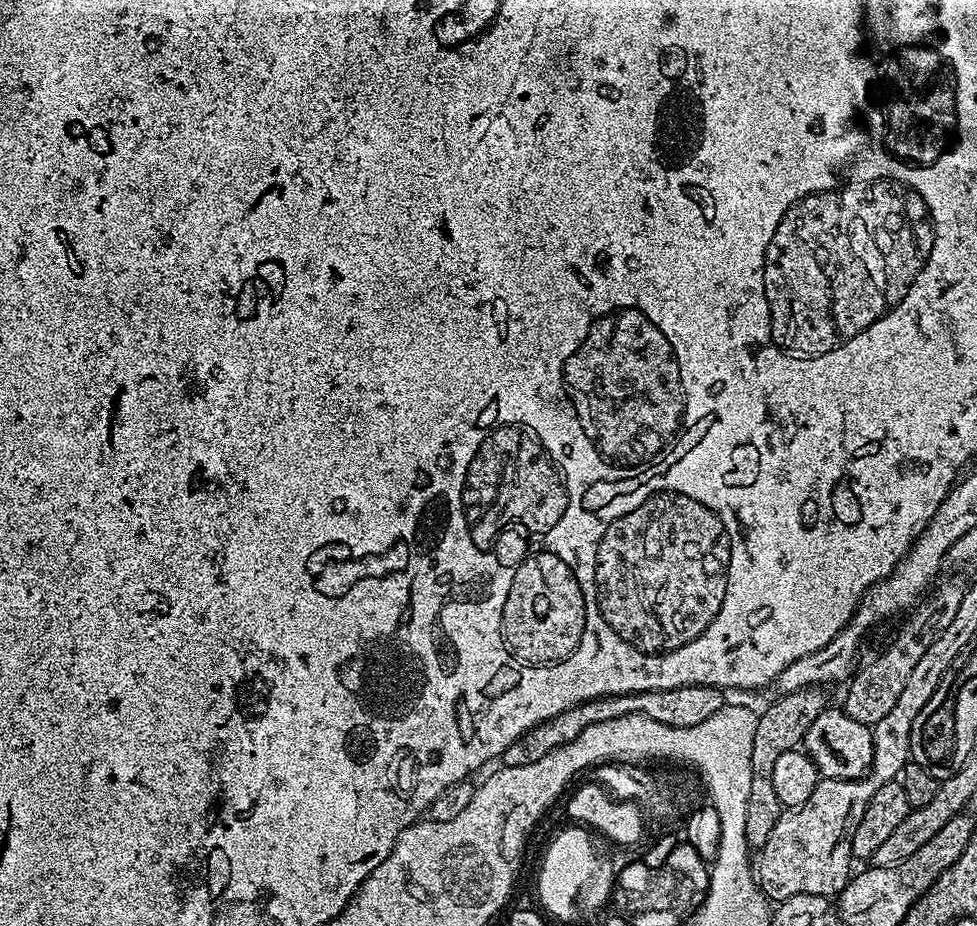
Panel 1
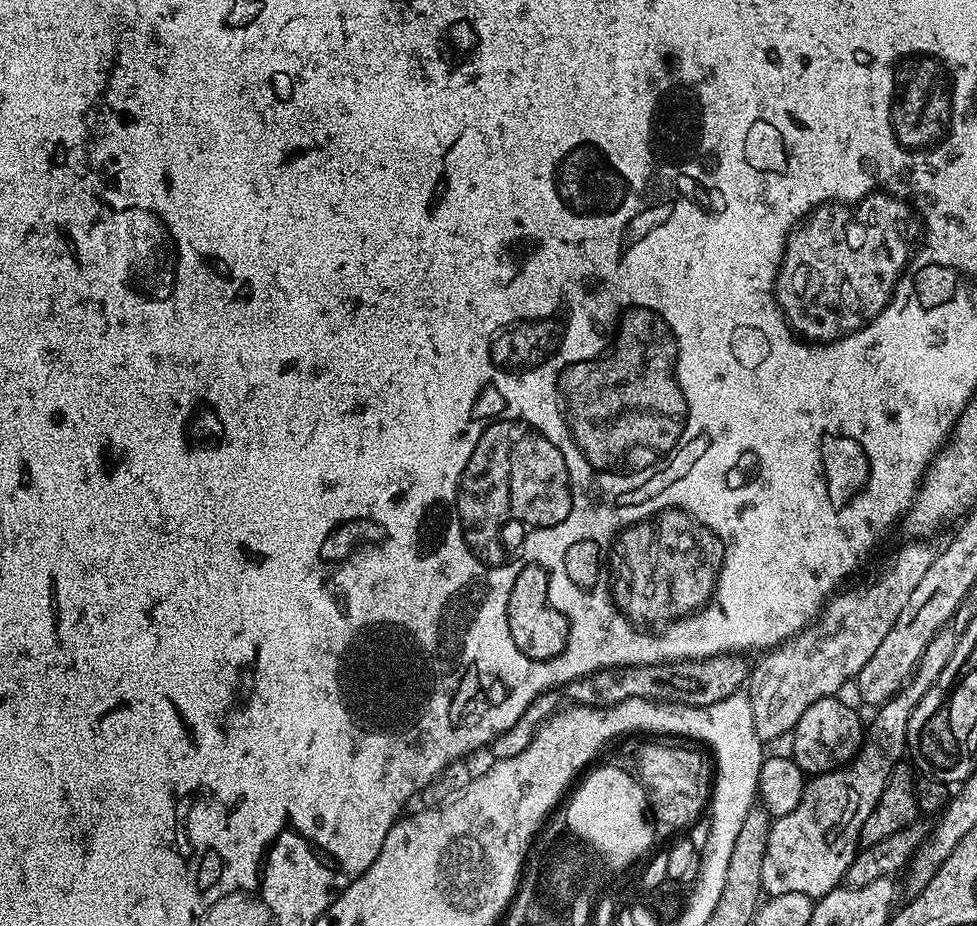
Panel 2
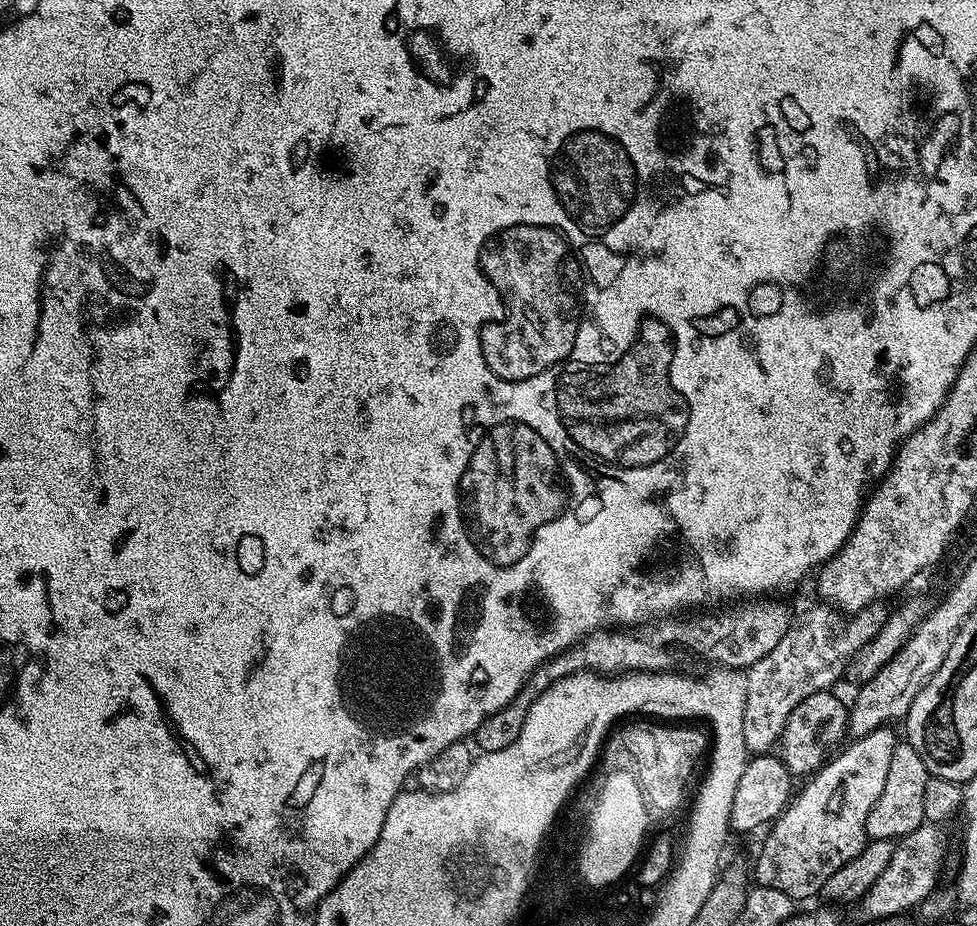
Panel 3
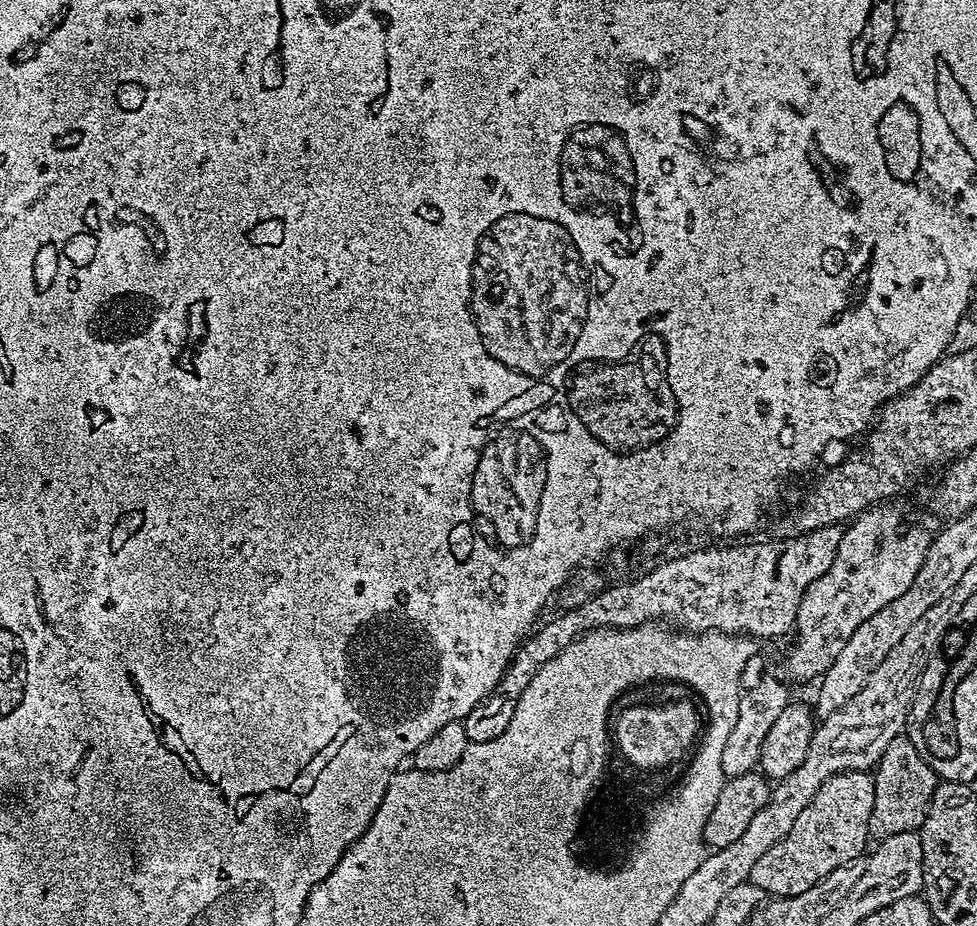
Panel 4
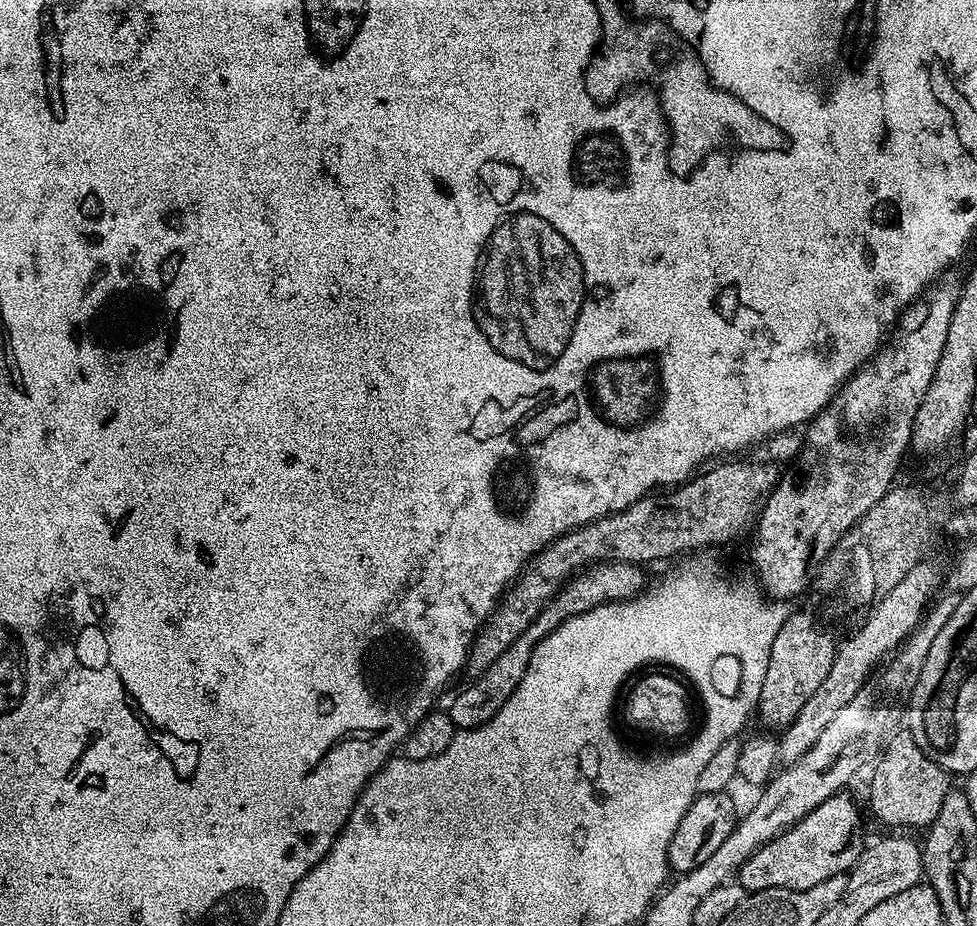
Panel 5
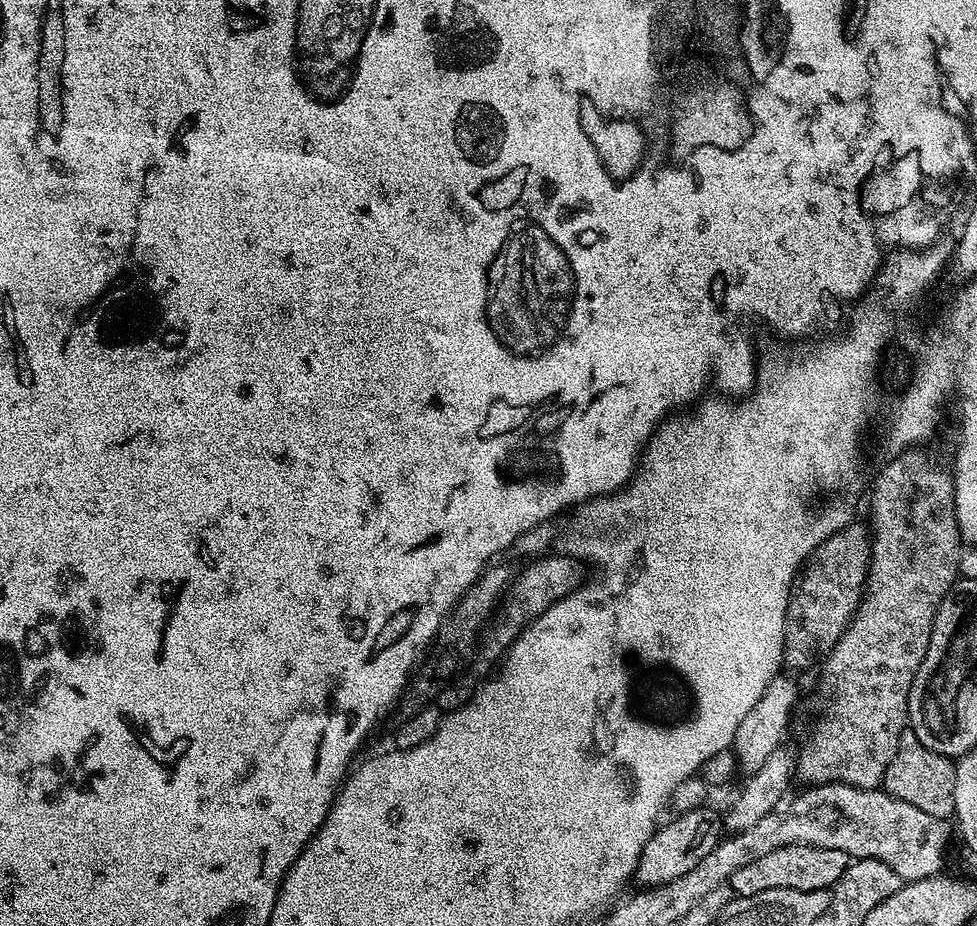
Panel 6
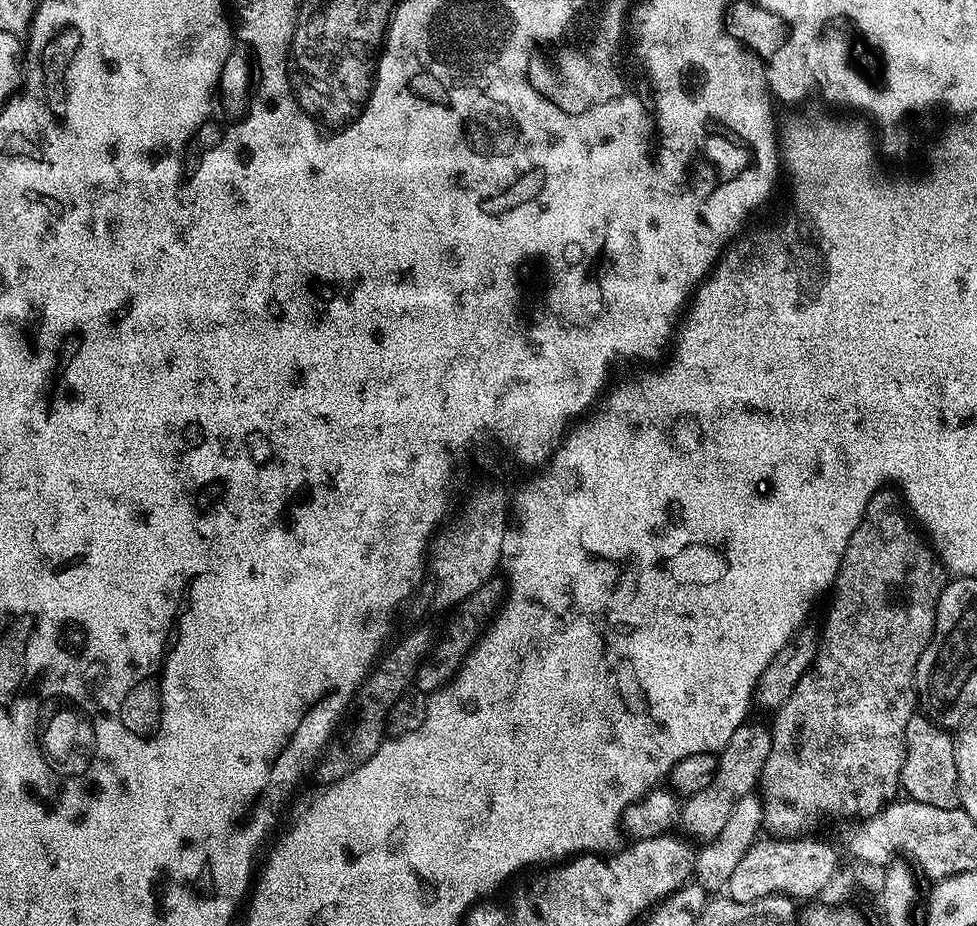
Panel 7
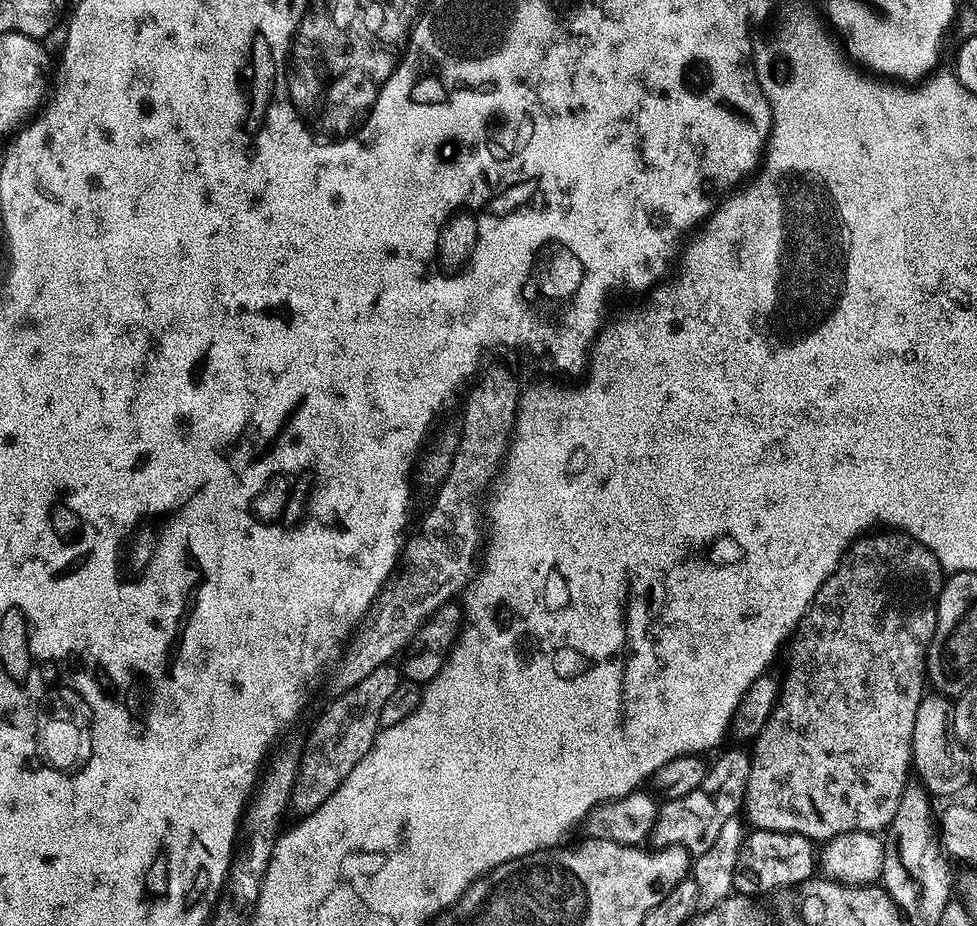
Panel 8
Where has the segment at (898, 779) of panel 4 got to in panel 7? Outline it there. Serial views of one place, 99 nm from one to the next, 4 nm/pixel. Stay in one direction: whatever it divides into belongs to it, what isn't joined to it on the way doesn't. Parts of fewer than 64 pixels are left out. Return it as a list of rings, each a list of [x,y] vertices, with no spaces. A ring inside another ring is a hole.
[[[914,714],[906,722],[904,735],[904,761],[900,770],[900,788],[910,800],[926,806],[955,808],[958,804],[956,779],[958,770],[954,766],[954,740],[943,729],[937,728],[927,716]]]

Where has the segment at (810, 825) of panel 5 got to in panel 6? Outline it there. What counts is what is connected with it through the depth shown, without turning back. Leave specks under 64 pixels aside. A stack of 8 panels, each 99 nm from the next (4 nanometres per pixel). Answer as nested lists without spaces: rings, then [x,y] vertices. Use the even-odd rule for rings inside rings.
[[[791,844],[782,850],[773,850],[754,862],[742,866],[742,870],[734,870],[730,887],[736,896],[753,896],[766,890],[802,890],[813,892],[823,888],[831,889],[840,881],[842,874],[848,869],[850,857],[842,850],[829,848],[811,848],[805,844]]]

